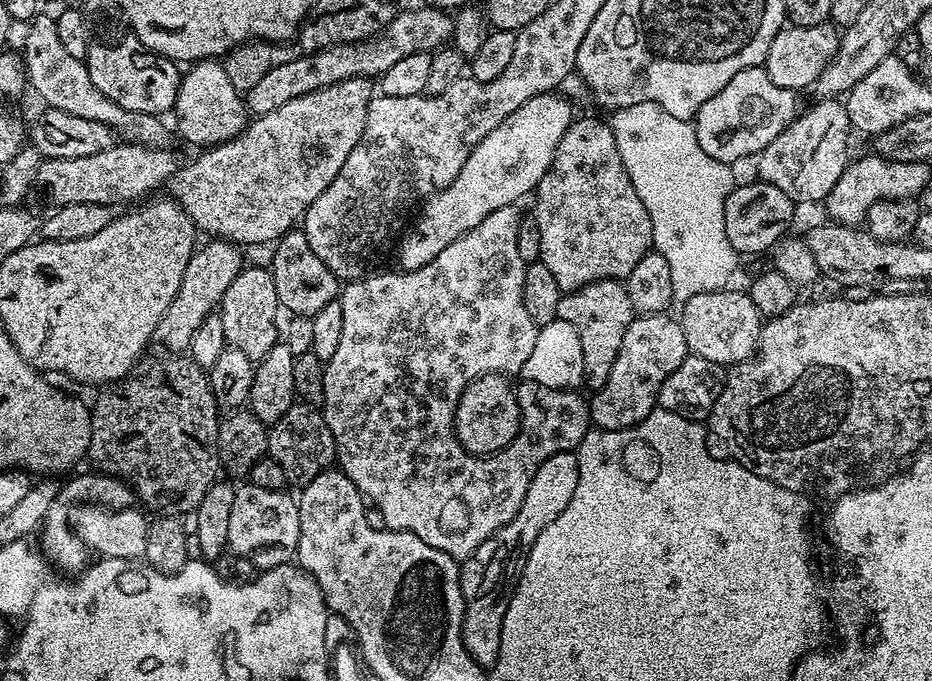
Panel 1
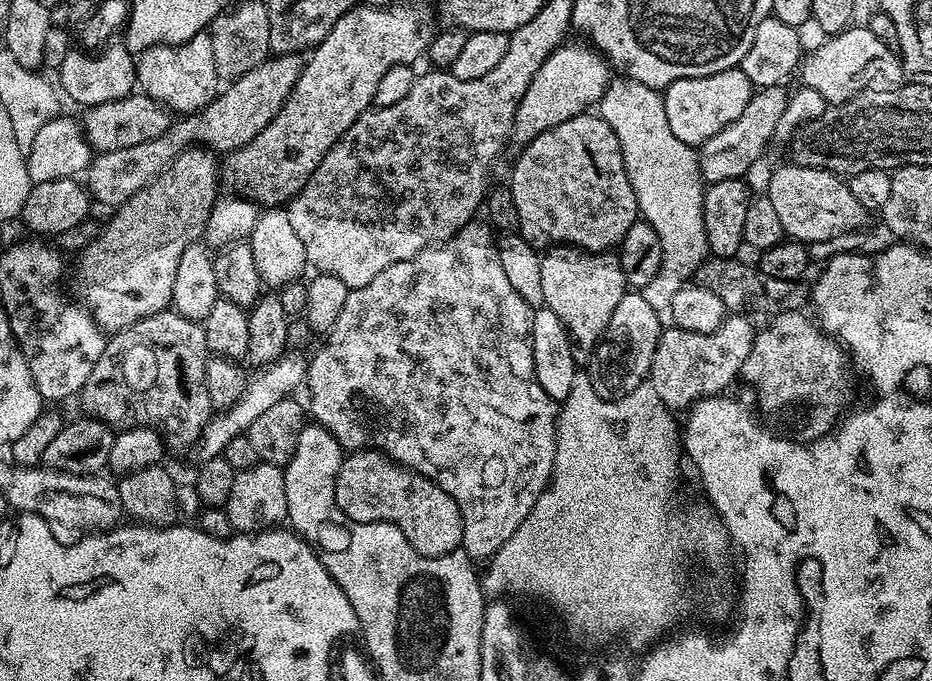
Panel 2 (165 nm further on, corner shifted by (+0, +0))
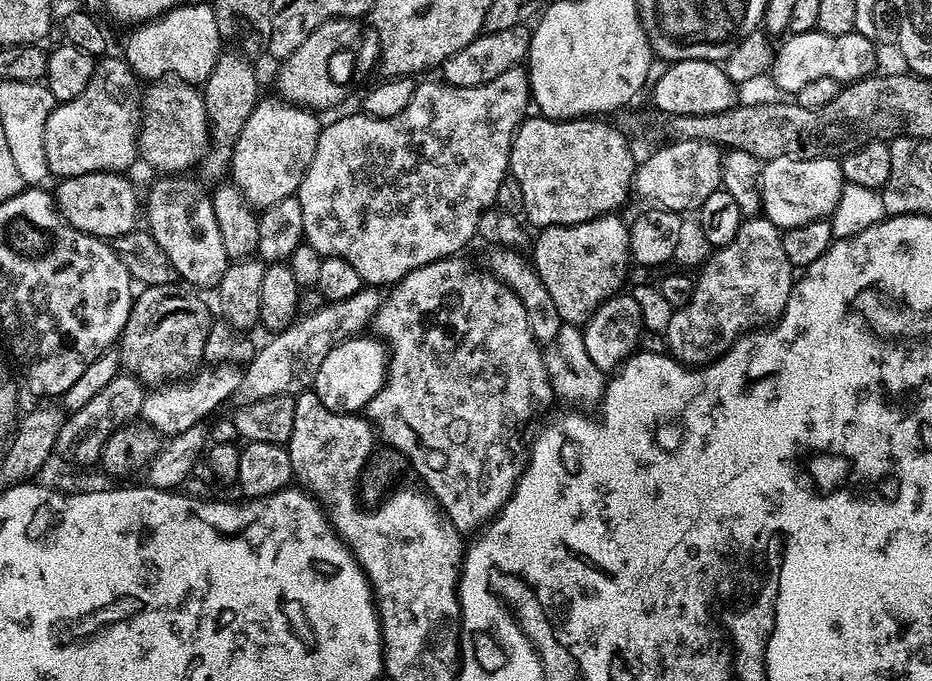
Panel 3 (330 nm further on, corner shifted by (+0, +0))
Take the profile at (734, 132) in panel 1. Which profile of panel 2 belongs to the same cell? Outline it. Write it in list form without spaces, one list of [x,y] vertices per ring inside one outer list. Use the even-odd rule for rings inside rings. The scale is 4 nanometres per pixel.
[[[737,66],[730,70],[722,70],[718,74],[675,80],[670,87],[663,89],[662,95],[670,128],[674,130],[676,137],[687,144],[702,146],[707,140],[714,138],[728,124],[733,124],[744,113],[746,106],[751,102],[754,95],[754,85],[748,80],[743,70]]]

